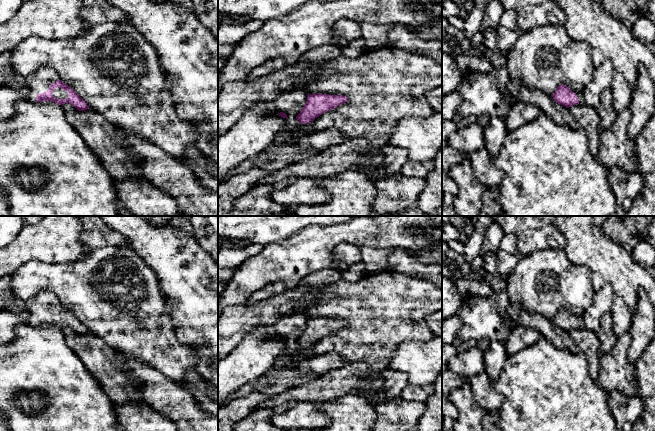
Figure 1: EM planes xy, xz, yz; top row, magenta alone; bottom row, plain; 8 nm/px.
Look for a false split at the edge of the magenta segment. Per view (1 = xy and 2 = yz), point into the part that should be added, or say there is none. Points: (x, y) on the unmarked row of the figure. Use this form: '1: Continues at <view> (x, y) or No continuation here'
1: Continues at xy (39, 306)
2: Continues at yz (579, 318)

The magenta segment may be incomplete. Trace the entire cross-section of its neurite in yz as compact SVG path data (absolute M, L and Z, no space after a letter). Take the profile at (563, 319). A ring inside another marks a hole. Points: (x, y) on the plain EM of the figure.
M564 308L557 311L552 321L556 327L566 332L572 329L585 328L582 316L574 317Z

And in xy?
M42 292L29 301L15 298L5 309L16 312L28 311L31 318L27 324L31 326L52 325L59 329L69 327L78 335L90 333L87 327L49 292Z

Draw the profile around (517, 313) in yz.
M509 303L506 312L516 326L521 325L539 331L545 339L551 341L558 348L567 348L573 353L582 351L586 356L591 378L597 379L602 355L599 352L600 341L595 332L585 328L566 332L556 327L552 320L529 312L520 304Z

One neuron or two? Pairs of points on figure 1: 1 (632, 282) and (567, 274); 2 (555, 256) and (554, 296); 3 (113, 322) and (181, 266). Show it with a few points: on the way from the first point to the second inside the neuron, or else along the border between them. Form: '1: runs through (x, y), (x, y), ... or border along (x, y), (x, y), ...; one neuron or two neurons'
1: border along (572, 262), (590, 270), (595, 291); two neurons
2: runs through (553, 266), (553, 286); one neuron
3: border along (146, 264), (154, 271), (158, 287), (170, 305); two neurons

